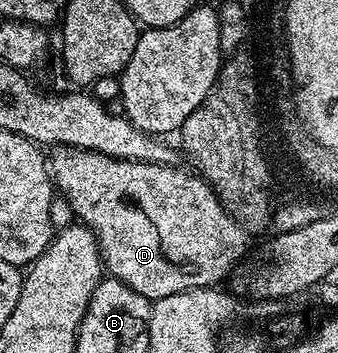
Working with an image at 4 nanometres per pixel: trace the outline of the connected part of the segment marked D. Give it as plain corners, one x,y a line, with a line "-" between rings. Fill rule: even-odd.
57,146
52,152
47,163
56,191
70,203
74,217
93,232
101,248
104,271
112,279
121,280
131,286
131,290
143,294
150,302
167,298
167,294
220,285
230,275
232,264
244,258
250,233
230,216
221,199
213,193
212,186
200,175
184,172
181,166
120,160
82,148

